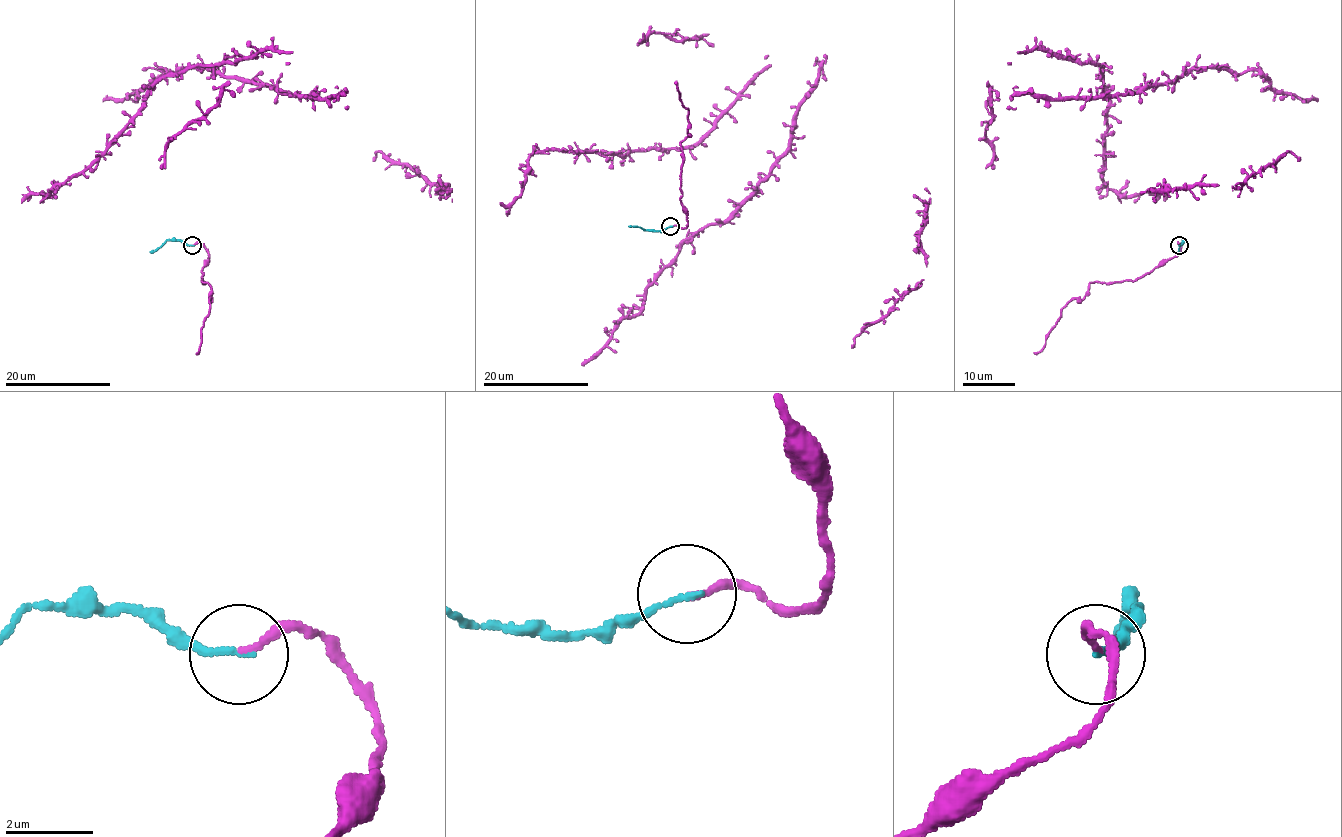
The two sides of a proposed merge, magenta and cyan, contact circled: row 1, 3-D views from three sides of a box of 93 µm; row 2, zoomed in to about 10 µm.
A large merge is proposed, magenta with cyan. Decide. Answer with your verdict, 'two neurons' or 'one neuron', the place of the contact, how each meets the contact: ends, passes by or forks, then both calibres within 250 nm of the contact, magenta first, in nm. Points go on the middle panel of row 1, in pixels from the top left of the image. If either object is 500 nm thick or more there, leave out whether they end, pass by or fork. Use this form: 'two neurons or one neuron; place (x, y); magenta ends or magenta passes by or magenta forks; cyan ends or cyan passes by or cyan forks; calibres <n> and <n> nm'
one neuron; place (670, 226); magenta ends; cyan ends; calibres 150 and 130 nm

